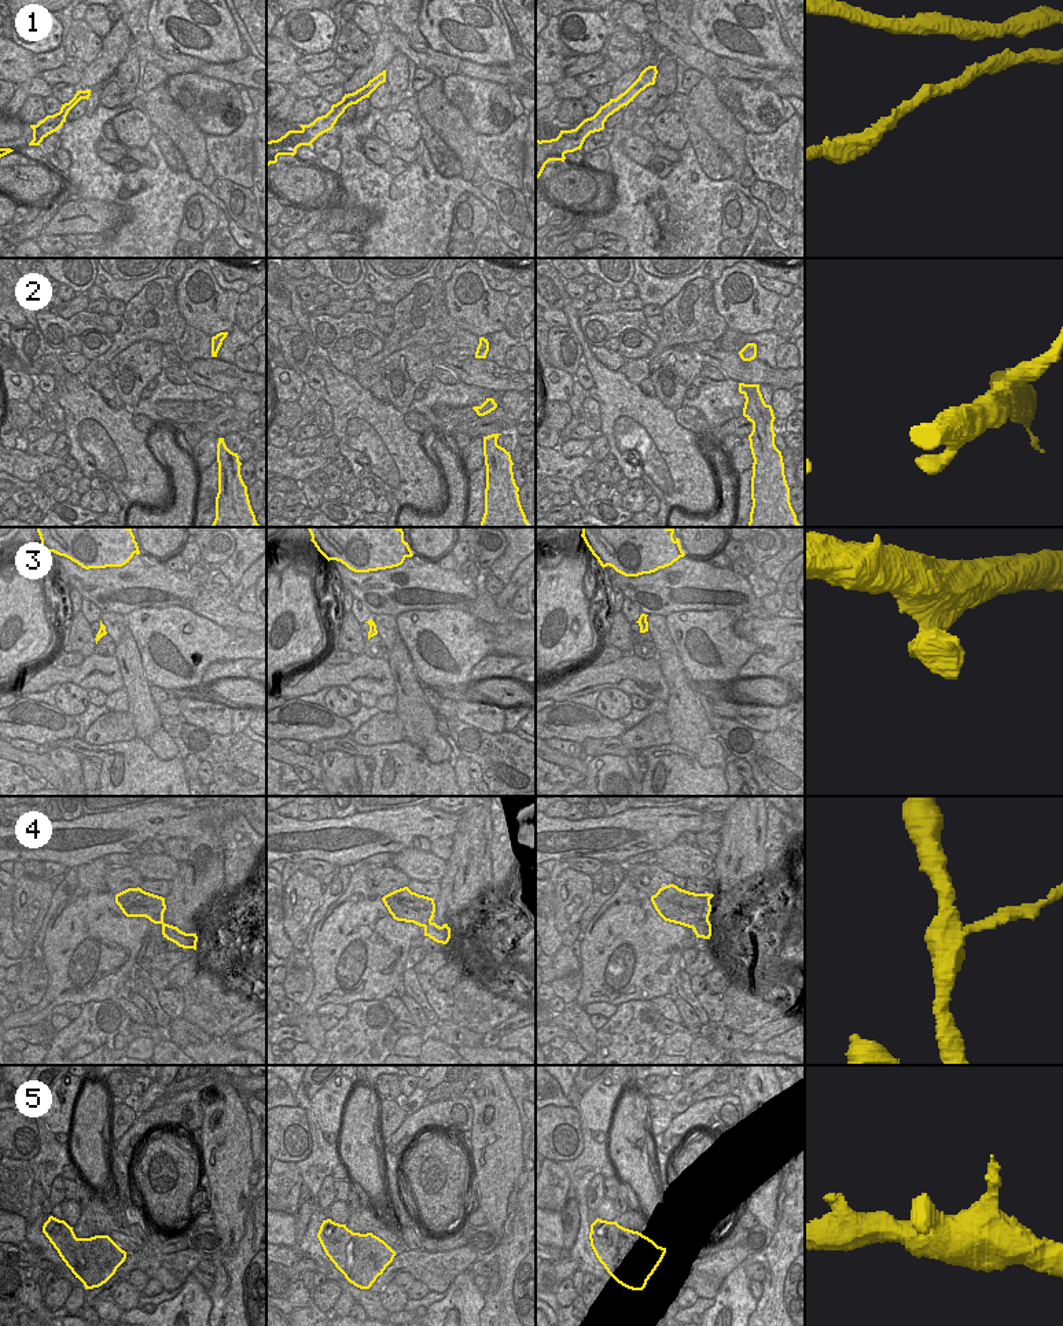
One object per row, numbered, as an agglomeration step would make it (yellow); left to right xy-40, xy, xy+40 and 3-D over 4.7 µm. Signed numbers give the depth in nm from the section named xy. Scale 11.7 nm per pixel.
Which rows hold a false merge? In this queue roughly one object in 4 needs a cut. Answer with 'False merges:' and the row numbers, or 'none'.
False merges: 4

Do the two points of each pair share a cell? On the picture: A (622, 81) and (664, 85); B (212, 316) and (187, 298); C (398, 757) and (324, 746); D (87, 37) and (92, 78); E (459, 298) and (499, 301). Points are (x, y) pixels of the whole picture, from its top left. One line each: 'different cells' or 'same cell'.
A: different cells
B: same cell
C: same cell
D: different cells
E: same cell

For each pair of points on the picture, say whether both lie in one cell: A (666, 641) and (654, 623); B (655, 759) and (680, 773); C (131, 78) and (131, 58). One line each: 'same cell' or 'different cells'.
A: same cell
B: same cell
C: same cell

